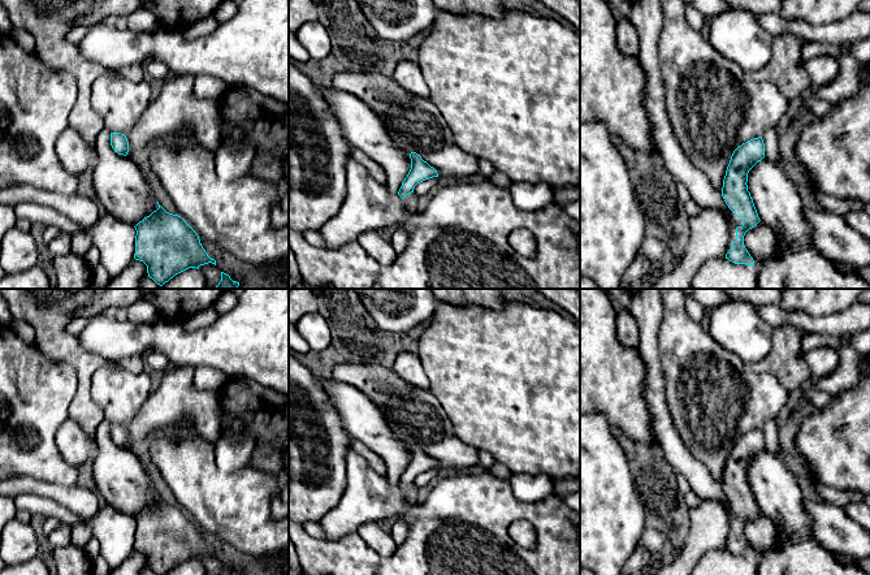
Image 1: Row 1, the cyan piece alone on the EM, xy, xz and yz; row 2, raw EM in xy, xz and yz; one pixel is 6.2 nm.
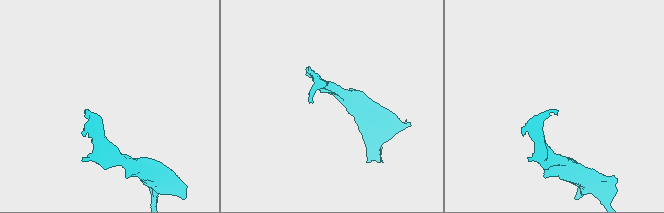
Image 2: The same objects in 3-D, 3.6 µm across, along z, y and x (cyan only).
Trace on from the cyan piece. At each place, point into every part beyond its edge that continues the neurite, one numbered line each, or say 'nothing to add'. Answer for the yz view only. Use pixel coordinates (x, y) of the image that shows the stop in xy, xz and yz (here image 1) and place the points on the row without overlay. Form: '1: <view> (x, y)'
1: yz (736, 513)

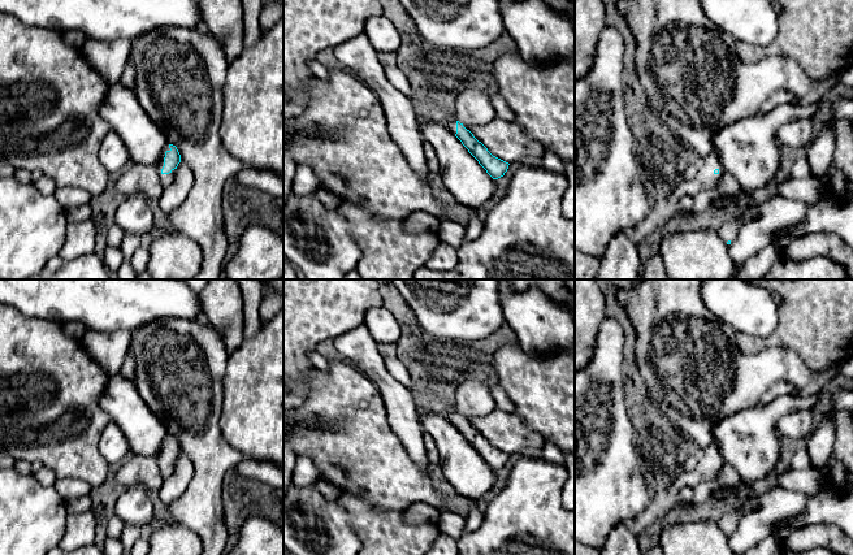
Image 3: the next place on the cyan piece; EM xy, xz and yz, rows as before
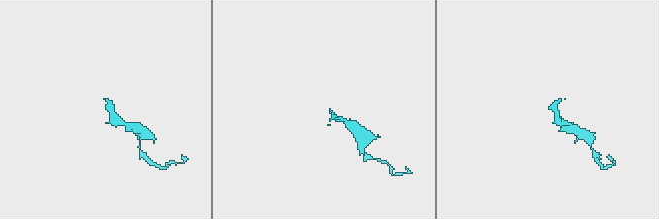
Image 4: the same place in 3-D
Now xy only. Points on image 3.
1: xy (165, 471)

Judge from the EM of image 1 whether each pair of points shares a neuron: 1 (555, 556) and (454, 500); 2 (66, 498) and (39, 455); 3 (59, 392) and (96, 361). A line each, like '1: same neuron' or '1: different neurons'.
1: same neuron
2: different neurons
3: different neurons

